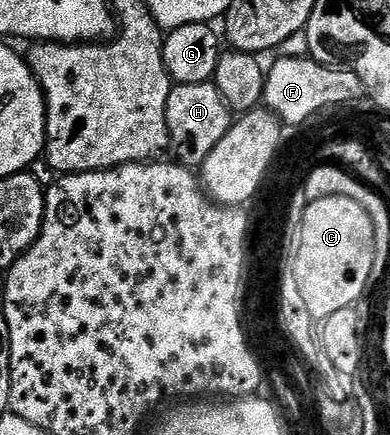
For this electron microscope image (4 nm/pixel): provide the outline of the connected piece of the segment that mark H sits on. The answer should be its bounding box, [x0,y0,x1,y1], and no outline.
[166,81,232,167]

